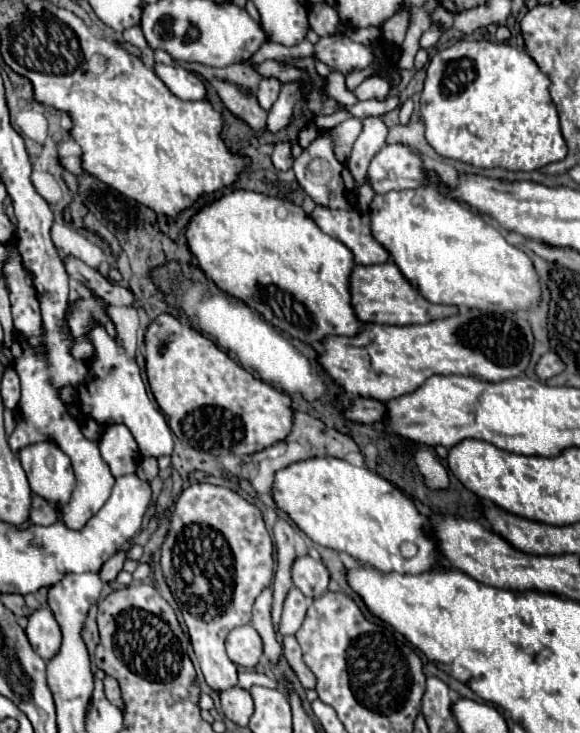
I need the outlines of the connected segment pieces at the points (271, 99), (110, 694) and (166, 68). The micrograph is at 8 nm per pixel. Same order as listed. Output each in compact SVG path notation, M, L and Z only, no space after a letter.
M275 77L261 81L257 99L259 99L259 105L261 105L265 111L269 111L271 105L275 103L275 99L277 99L277 95L279 95L279 89L281 89L281 81L275 79Z
M105 677L103 679L103 683L105 683L105 695L107 695L107 699L113 703L113 705L117 705L119 709L123 709L123 703L121 703L121 693L119 693L119 685L117 685L117 681L113 679L113 677Z
M155 63L153 71L175 97L179 99L203 99L205 97L205 87L199 81L199 77L183 67Z

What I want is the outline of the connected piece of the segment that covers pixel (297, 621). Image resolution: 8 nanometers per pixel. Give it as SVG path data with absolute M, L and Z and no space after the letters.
M293 587L285 599L283 617L279 623L279 633L281 635L295 635L299 631L299 627L303 625L307 607L309 607L309 601L301 595L301 591L297 591L297 587Z

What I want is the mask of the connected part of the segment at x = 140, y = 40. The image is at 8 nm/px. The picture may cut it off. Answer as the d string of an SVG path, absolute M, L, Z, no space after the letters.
M129 27L129 29L125 29L125 31L123 31L123 39L125 39L127 43L131 43L131 45L139 47L139 49L147 47L145 37L143 37L143 31L141 31L139 27Z

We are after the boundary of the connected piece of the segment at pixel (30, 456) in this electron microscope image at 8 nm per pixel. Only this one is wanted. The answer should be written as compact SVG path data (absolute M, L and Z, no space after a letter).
M37 441L19 453L31 491L53 503L67 503L73 491L73 469L69 457L53 441Z

